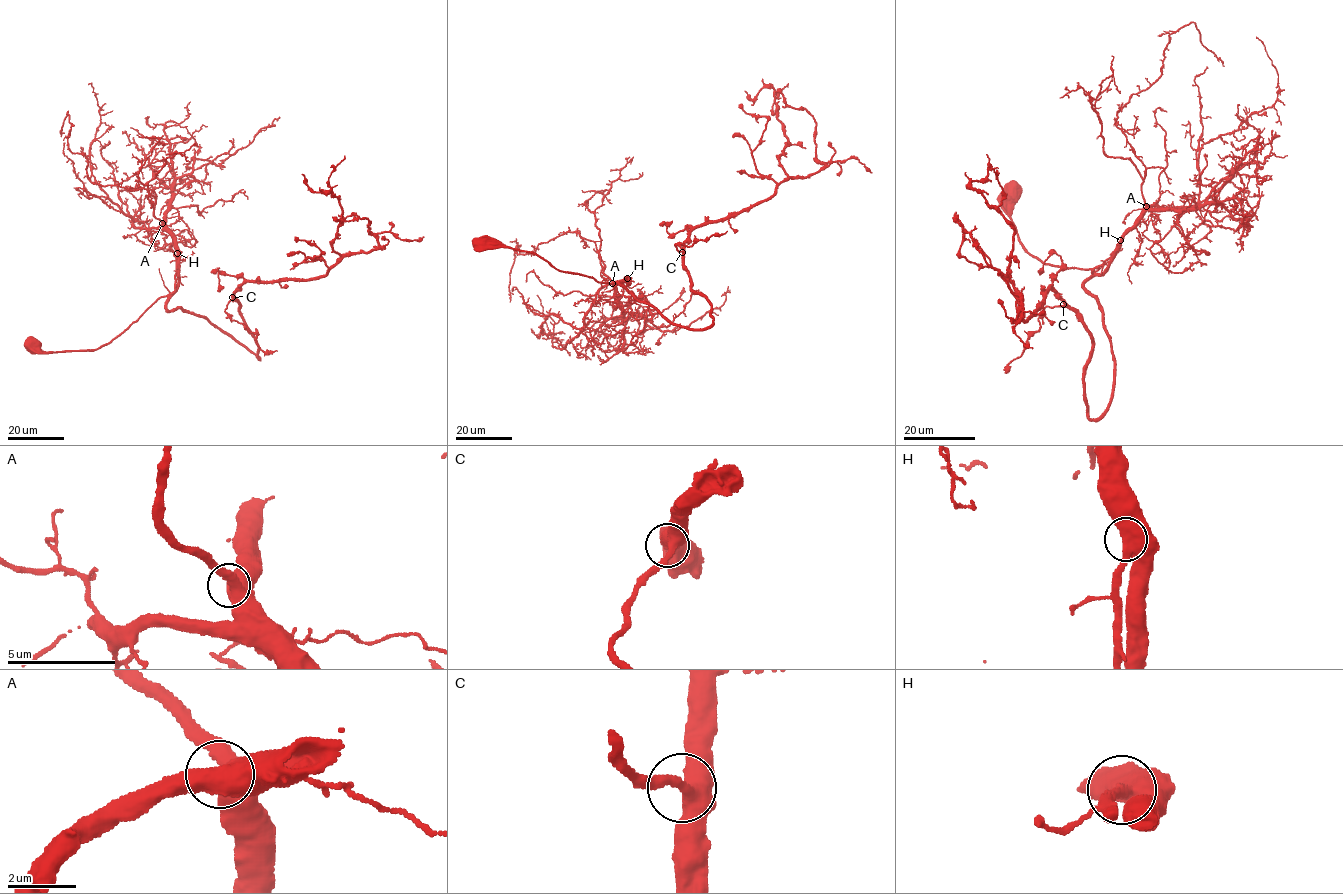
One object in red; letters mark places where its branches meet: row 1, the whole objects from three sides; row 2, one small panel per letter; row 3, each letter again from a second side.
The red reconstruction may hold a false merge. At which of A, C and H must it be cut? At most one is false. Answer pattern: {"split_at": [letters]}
{"split_at": []}

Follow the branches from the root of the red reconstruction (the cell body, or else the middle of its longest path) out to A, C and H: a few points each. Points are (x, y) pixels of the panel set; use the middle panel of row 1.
A: (484, 243), (531, 251), (559, 270), (585, 275), (598, 281), (629, 283), (628, 278), (612, 283)
C: (484, 243), (618, 282), (671, 322), (706, 328), (713, 322), (710, 302), (691, 288), (682, 252)
H: (484, 243), (531, 251), (559, 270), (585, 275), (600, 282), (629, 283), (627, 278)

